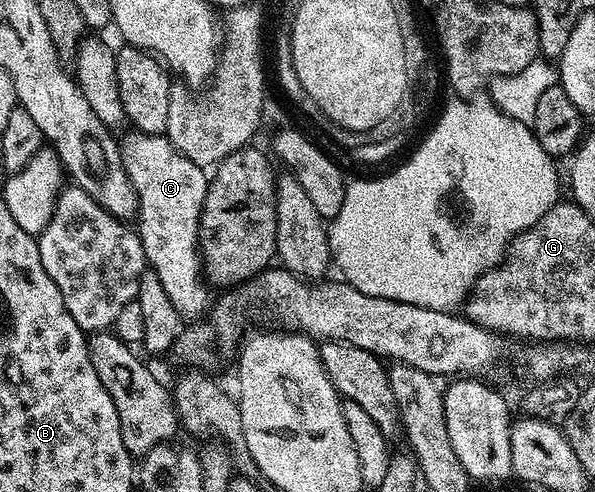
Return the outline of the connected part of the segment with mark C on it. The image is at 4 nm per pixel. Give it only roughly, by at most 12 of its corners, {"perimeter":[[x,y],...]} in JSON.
{"perimeter":[[166,135],[122,137],[150,271],[184,321],[213,304],[209,181]]}

